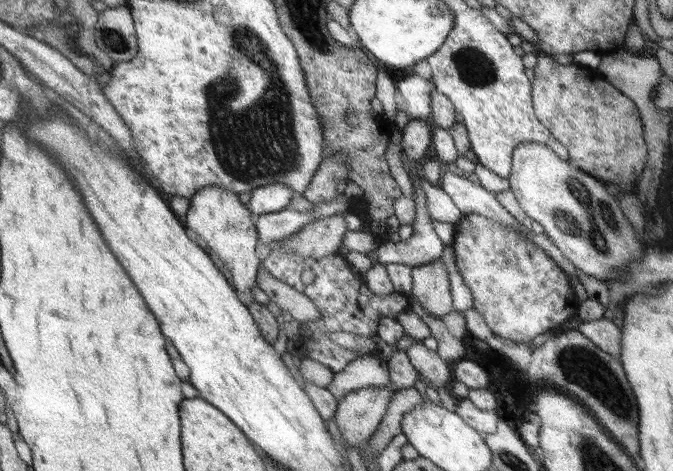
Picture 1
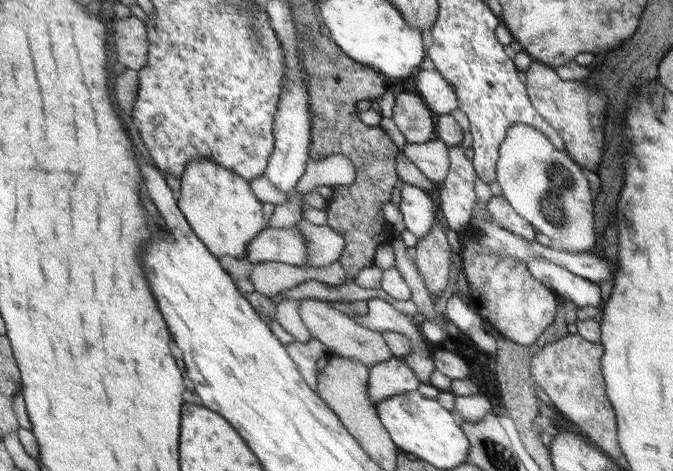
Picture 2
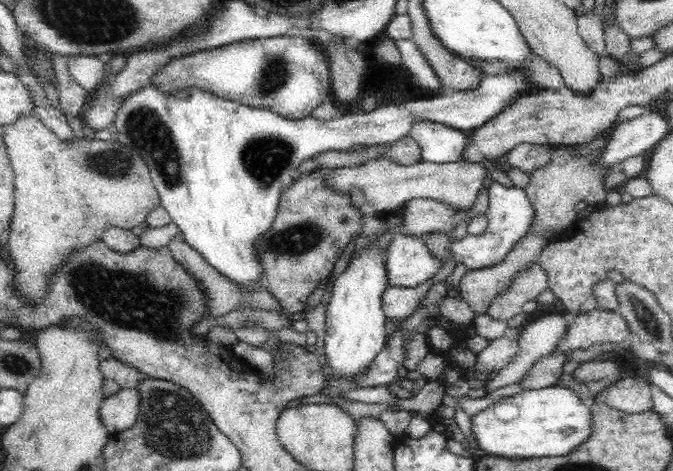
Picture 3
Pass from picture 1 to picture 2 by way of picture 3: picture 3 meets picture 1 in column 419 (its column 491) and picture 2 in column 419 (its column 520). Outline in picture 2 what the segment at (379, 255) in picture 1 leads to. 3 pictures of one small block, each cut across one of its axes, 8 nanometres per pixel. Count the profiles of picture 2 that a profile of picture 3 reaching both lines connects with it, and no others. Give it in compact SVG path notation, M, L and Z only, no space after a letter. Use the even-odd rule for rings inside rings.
M401 183L399 188L399 213L404 228L415 236L416 240L429 234L437 210L427 191Z

